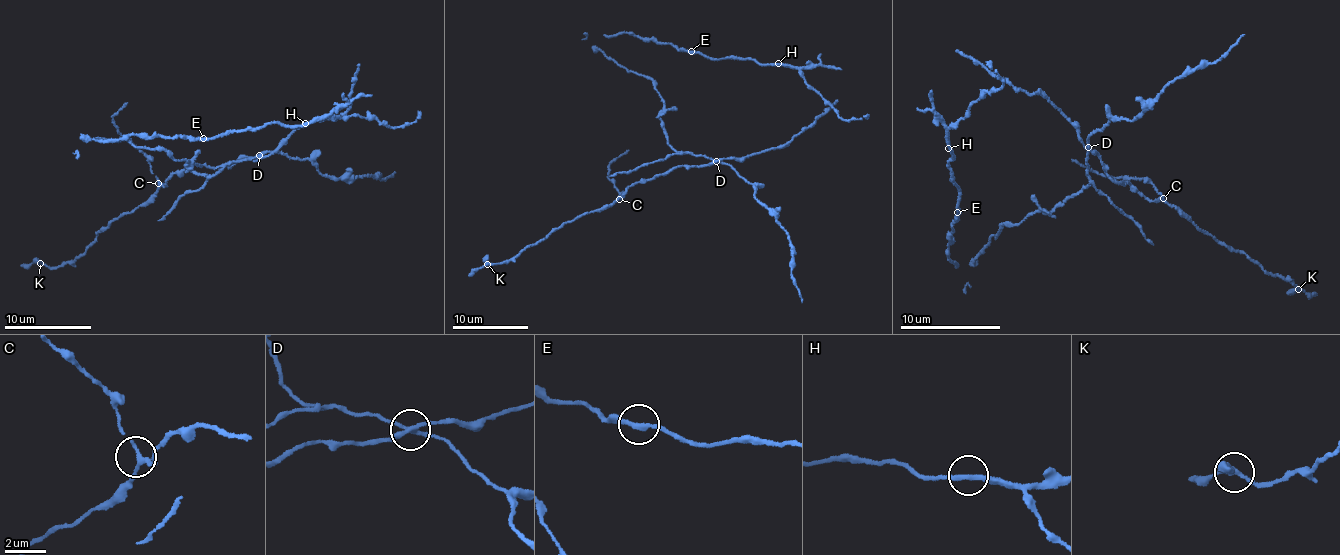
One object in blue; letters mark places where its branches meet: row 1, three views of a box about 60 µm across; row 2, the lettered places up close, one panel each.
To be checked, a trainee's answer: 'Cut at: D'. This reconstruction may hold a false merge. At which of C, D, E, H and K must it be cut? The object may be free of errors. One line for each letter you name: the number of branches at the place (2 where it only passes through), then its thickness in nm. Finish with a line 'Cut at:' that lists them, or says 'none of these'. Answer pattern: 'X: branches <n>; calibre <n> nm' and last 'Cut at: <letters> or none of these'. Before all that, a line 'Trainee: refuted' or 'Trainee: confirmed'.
Trainee: confirmed
D: branches 4; calibre 240 nm
Cut at: D

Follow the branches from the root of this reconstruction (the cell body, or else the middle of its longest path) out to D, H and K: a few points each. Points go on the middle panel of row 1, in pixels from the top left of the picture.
D: (655, 88), (664, 102), (659, 119), (667, 143), (677, 151), (717, 161)
H: (655, 88), (649, 78), (605, 54), (600, 48), (604, 36), (630, 32), (715, 60), (741, 57), (778, 63)
K: (655, 88), (667, 143), (712, 163), (639, 180), (612, 204), (565, 223), (511, 259), (487, 264)

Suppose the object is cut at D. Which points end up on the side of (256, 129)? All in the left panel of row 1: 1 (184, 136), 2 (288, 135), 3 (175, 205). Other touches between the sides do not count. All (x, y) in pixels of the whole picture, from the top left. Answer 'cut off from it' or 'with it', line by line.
1: with it
2: with it
3: cut off from it

